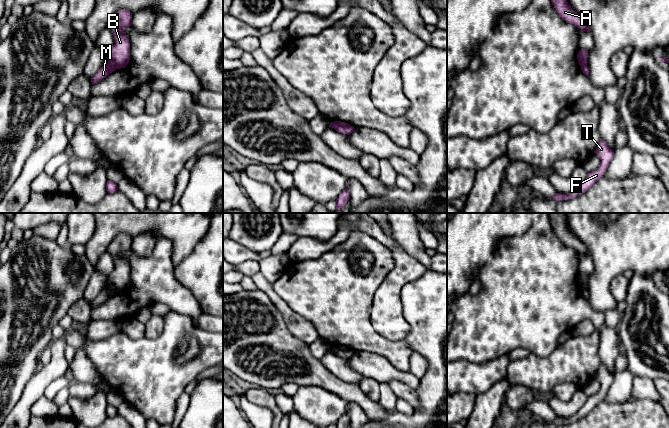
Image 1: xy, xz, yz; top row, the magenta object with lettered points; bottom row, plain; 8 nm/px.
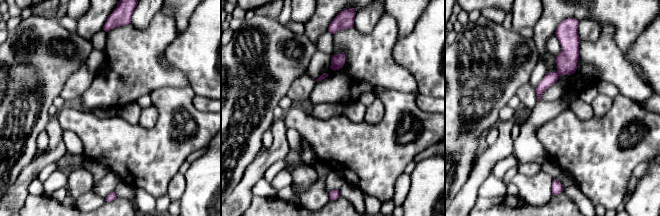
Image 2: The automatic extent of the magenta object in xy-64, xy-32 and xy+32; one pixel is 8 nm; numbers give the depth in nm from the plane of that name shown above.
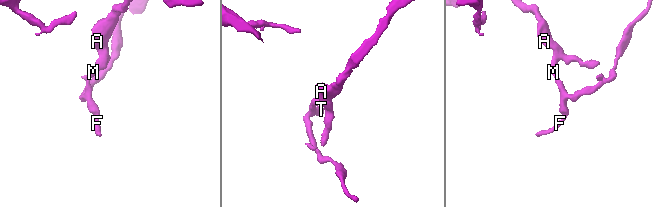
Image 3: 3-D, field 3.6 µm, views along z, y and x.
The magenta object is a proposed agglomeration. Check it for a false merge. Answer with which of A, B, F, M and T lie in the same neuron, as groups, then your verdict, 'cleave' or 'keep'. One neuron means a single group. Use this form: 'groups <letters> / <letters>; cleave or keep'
groups A B F M T; keep

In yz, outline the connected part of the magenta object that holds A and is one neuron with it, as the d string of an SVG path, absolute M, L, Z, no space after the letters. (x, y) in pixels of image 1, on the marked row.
M551 0L551 2L563 20L573 24L578 29L590 32L587 22L571 8L567 0Z

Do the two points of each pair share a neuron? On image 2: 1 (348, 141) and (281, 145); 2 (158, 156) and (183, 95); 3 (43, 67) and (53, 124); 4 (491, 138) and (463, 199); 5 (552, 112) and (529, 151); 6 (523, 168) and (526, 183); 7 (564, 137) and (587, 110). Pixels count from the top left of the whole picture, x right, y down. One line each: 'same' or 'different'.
1: different
2: same
3: different
4: different
5: same
6: different
7: different

